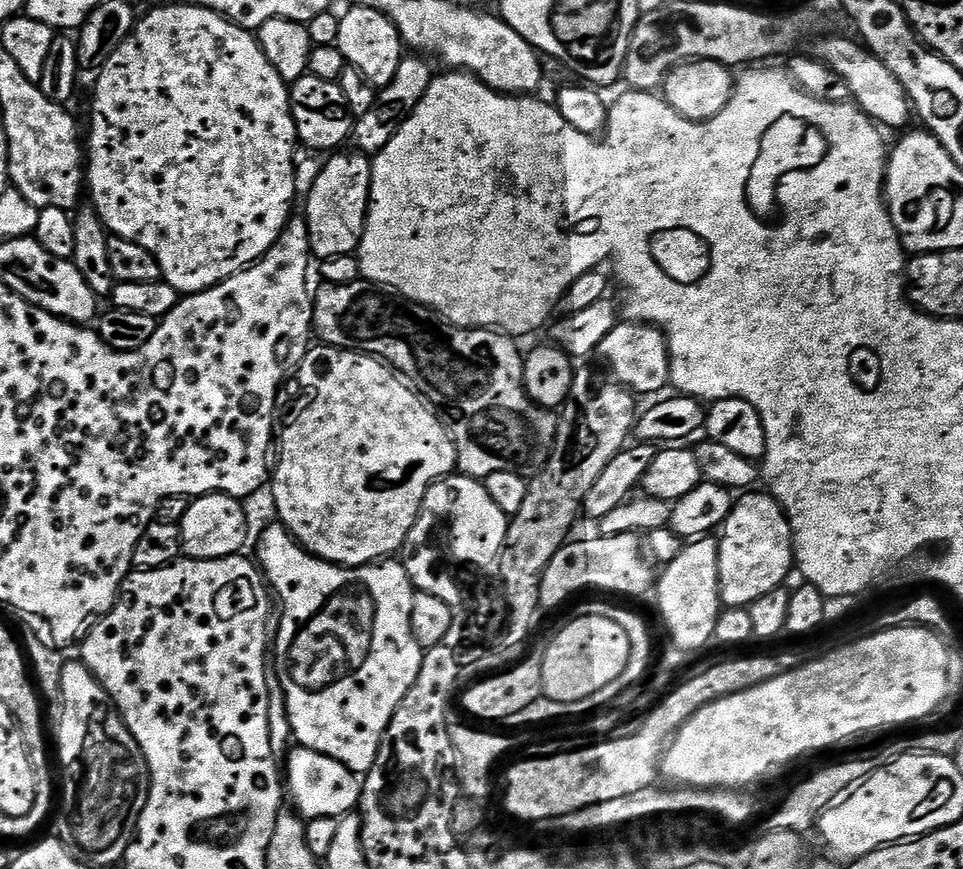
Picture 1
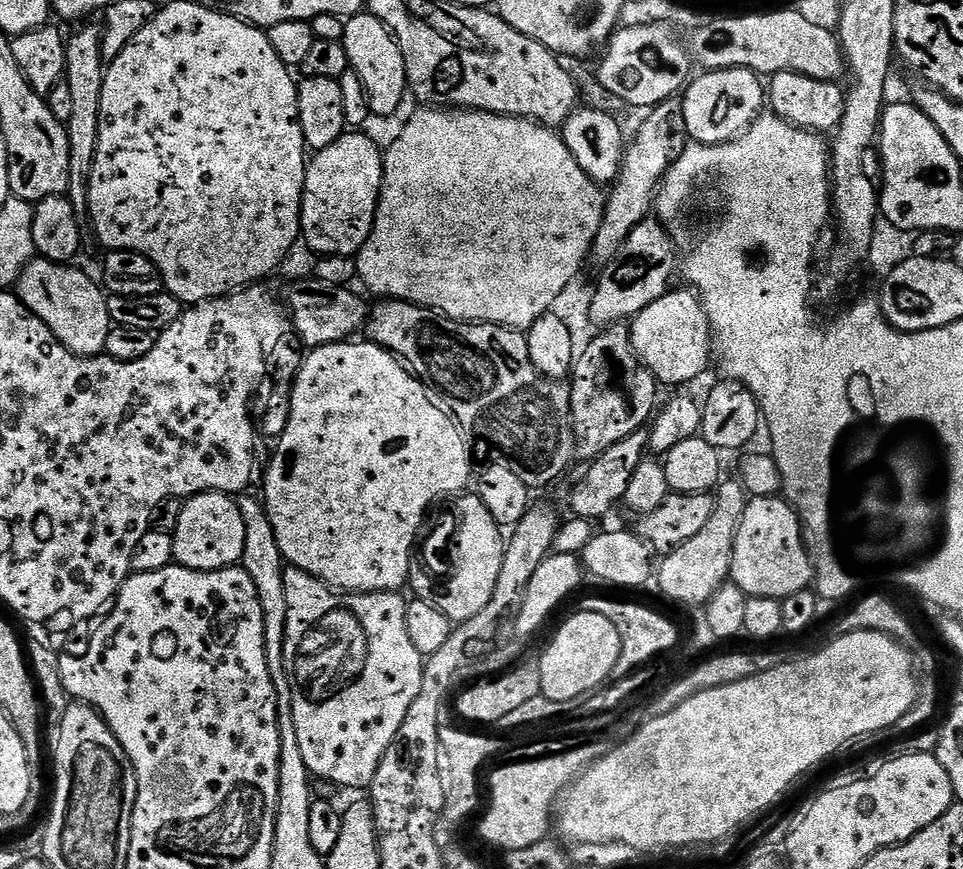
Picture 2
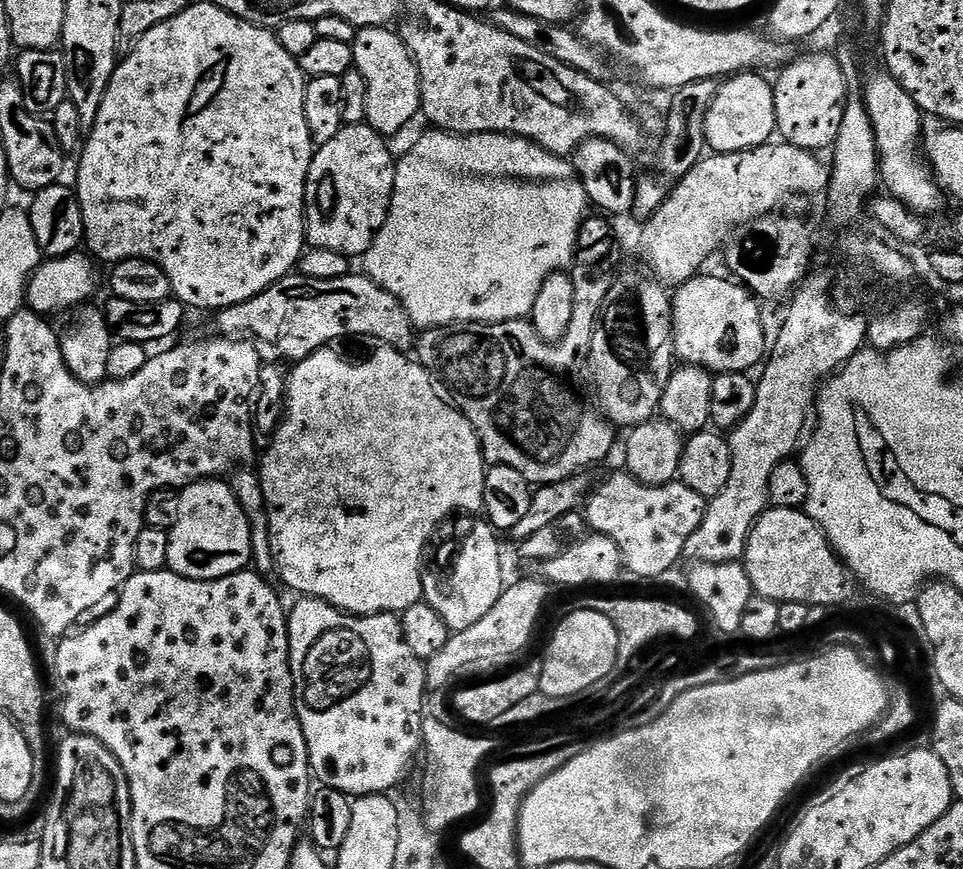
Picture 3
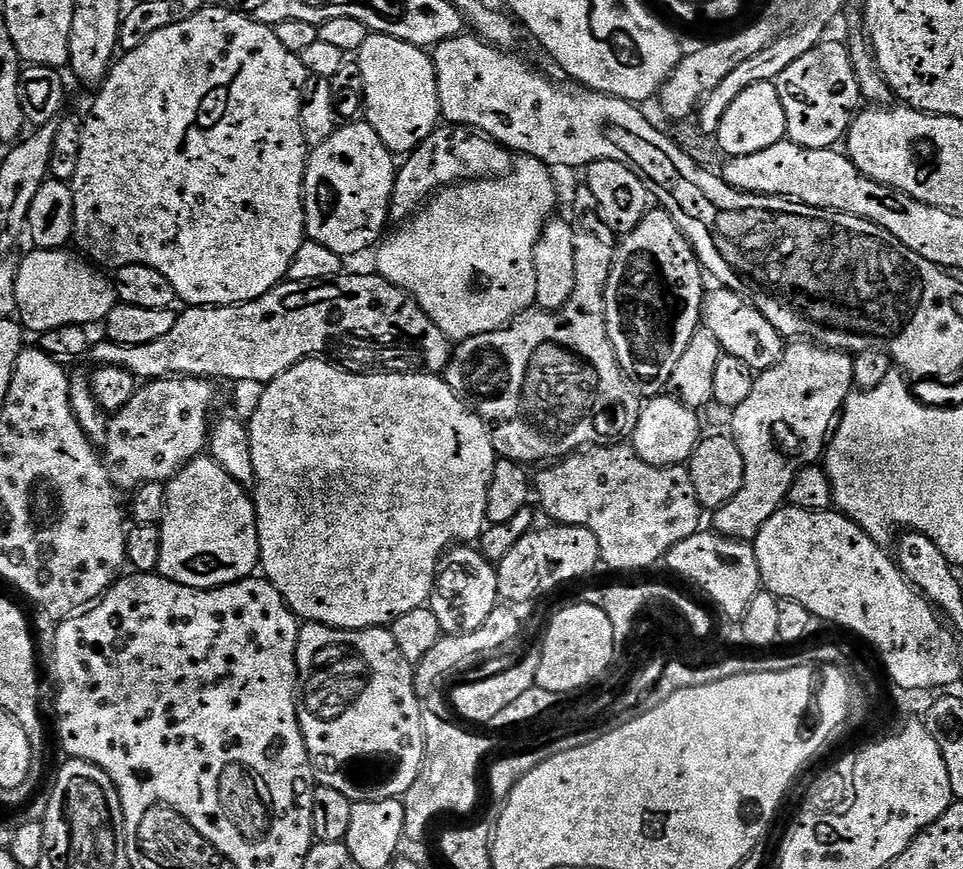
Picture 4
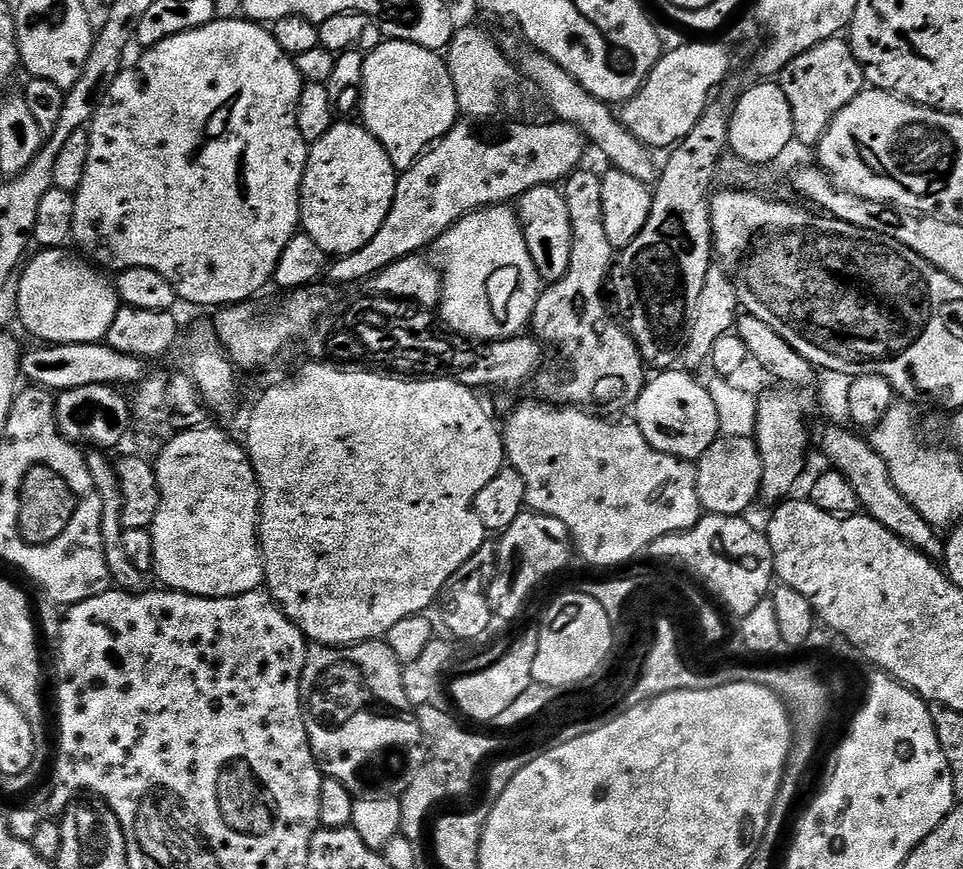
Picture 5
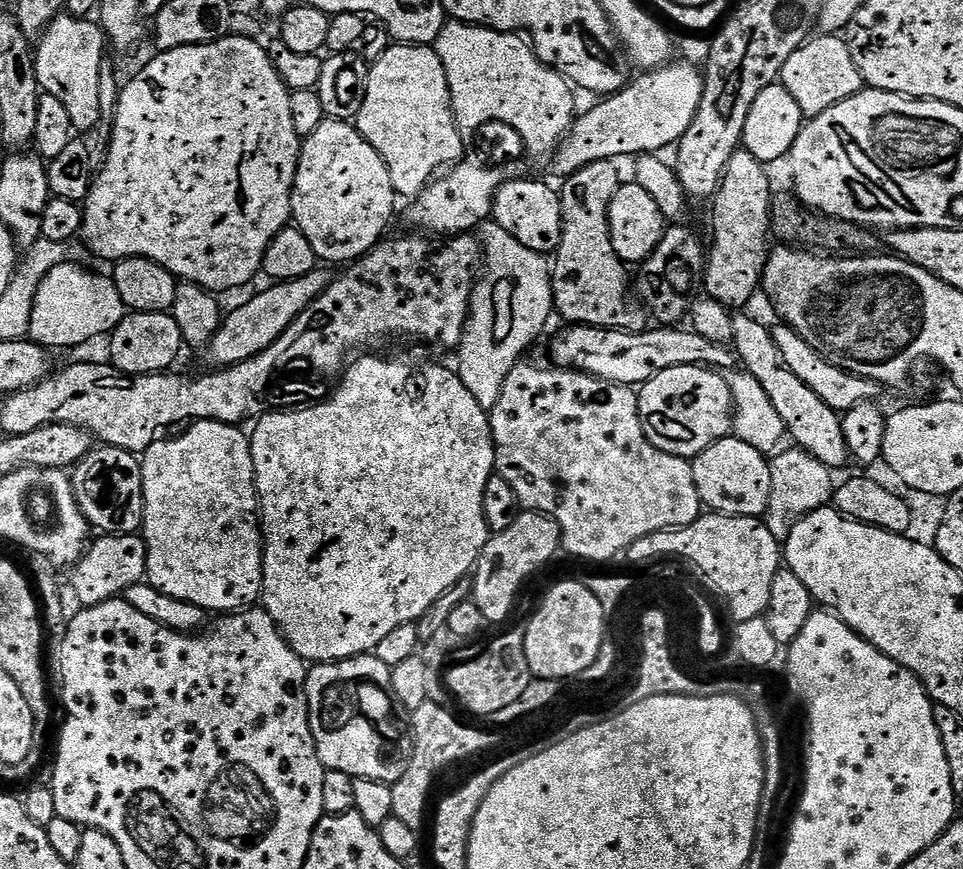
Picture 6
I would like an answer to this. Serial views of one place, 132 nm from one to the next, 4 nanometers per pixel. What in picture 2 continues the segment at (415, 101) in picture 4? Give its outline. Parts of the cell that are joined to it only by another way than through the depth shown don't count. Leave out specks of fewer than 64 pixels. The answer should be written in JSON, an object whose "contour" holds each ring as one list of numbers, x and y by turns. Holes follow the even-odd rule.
{"contour":[[357,14,344,20,343,46,351,71,358,74,366,90,368,105,372,116,392,116,400,108,408,92,406,62,398,42,392,32,378,17,371,14]]}

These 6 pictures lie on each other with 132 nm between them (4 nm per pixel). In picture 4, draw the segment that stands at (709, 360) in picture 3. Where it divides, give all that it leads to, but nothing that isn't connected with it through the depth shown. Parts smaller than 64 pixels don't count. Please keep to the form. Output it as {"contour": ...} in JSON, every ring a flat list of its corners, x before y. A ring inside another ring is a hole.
{"contour":[[723,286,713,289,704,297,702,324,718,338,721,349,727,355,742,358,742,362,753,370,763,370,777,364,786,347,786,340,769,322,766,314,755,303,743,300,739,291]]}

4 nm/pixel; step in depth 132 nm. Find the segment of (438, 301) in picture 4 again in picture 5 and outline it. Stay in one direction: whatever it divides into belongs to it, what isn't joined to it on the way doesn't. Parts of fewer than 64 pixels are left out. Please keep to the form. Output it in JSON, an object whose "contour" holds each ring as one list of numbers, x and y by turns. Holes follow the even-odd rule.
{"contour":[[508,204,480,208,477,212,462,217,458,223,450,226,450,230,446,230,446,234,439,236,434,251,435,263,444,277,438,316,447,331,457,332,461,338,487,342,508,340,512,336,521,335,529,327,542,291,542,281,530,258,520,217]]}

